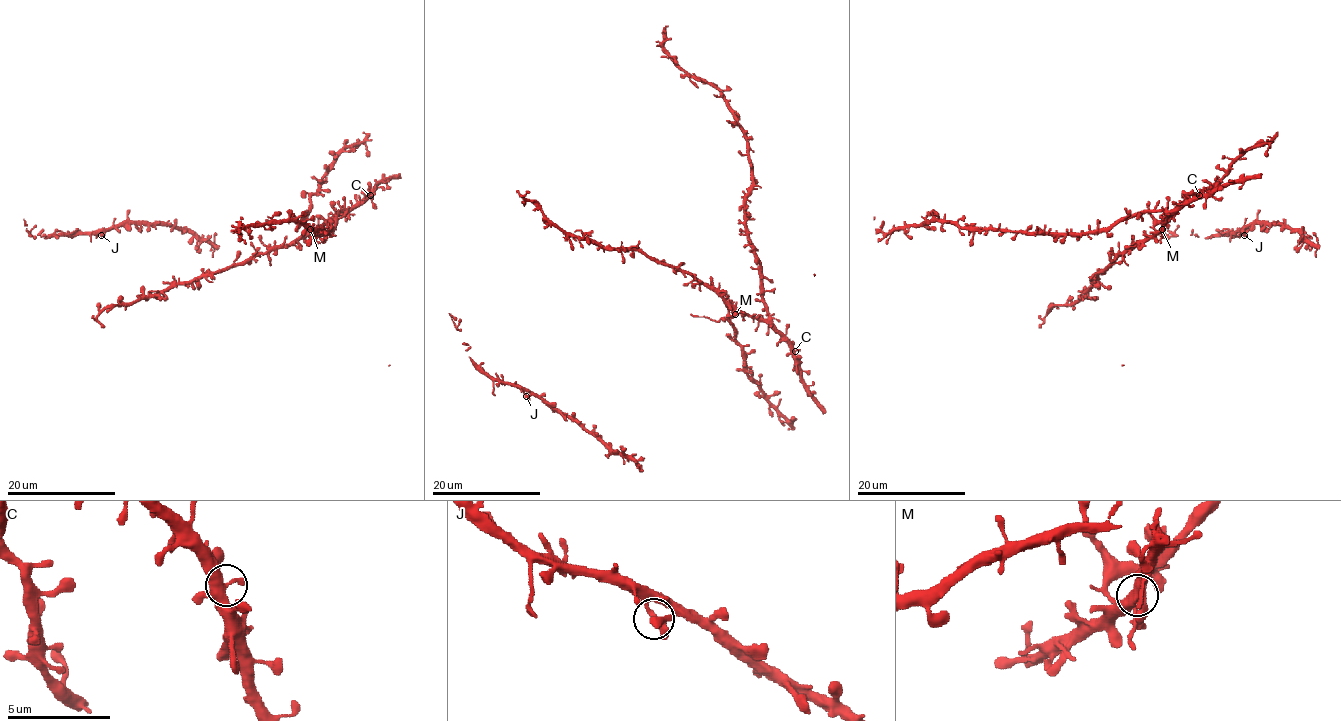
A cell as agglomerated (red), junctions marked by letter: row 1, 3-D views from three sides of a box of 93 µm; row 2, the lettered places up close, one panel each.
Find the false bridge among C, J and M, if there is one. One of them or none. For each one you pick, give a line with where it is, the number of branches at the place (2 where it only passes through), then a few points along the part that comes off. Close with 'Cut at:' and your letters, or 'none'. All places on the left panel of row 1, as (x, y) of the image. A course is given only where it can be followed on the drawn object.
M: place (310, 229); branches 3; course (310, 229), (292, 221), (265, 220)
Cut at: M

